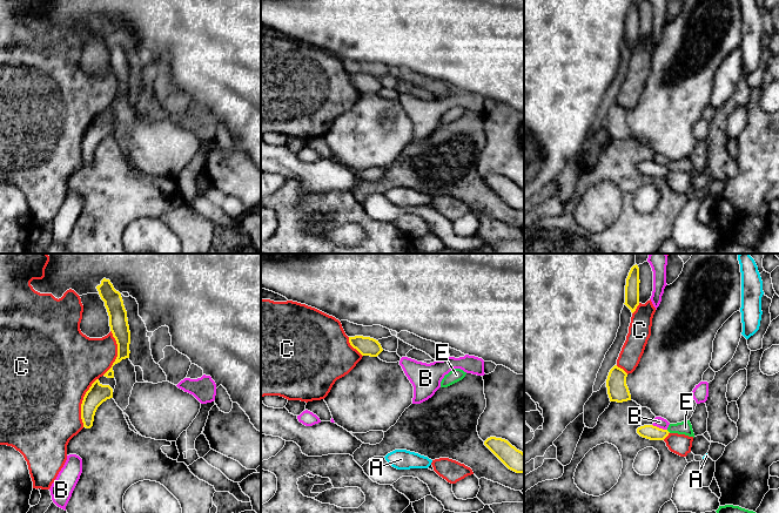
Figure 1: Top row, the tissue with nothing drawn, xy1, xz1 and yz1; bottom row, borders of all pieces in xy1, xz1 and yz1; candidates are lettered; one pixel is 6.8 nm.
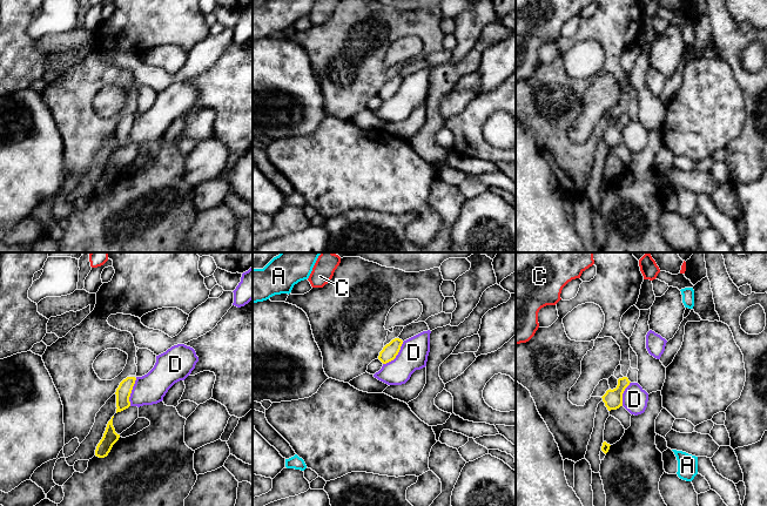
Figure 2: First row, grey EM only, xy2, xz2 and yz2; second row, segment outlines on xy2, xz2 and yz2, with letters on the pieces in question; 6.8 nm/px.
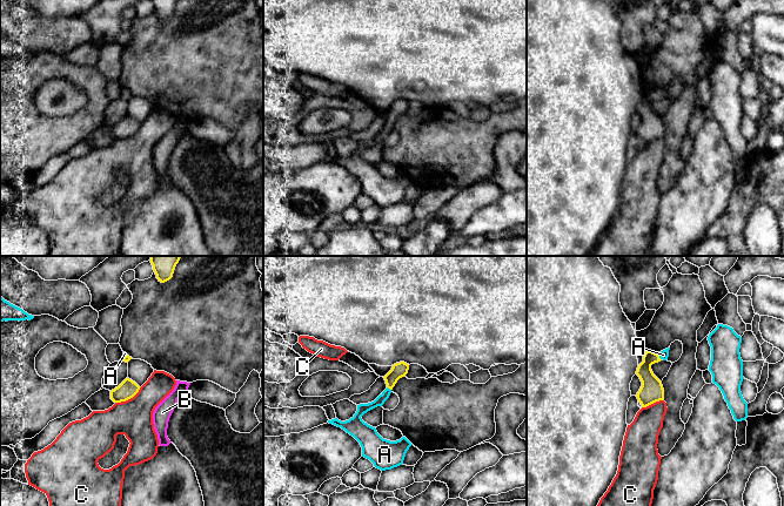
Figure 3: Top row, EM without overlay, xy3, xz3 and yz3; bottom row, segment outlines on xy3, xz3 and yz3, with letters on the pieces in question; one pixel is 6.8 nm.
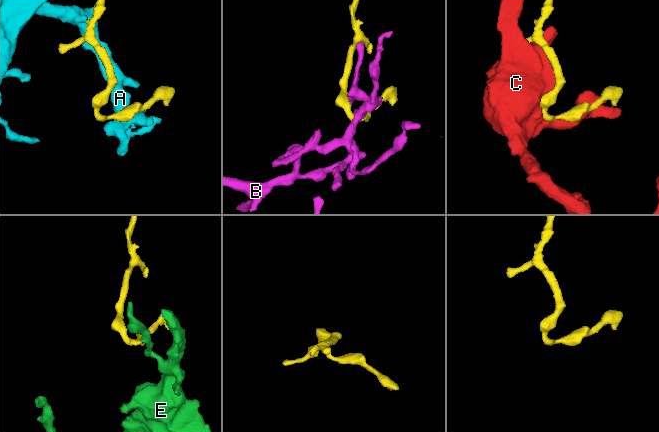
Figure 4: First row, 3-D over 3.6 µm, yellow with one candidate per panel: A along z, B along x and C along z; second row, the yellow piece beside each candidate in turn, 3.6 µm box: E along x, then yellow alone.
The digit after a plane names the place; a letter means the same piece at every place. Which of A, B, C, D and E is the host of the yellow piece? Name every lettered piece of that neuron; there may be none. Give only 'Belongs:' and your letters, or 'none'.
Belongs: A

